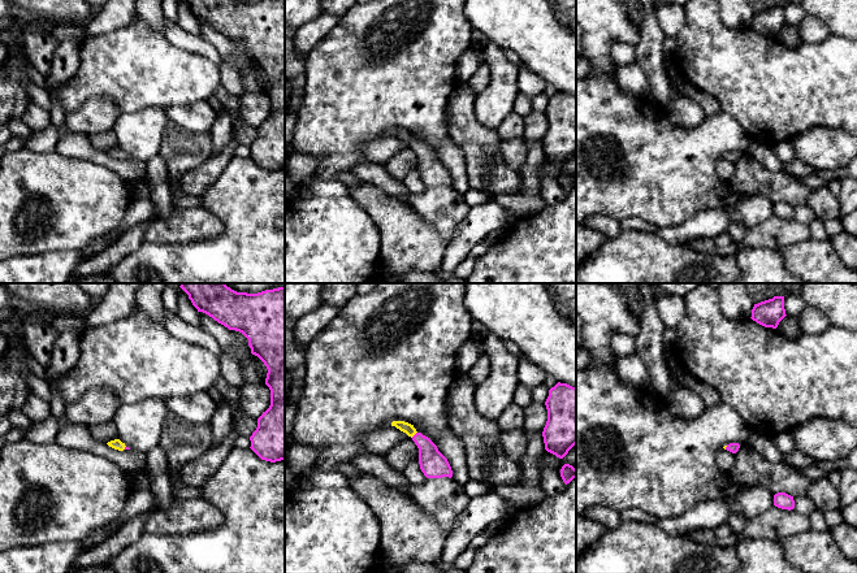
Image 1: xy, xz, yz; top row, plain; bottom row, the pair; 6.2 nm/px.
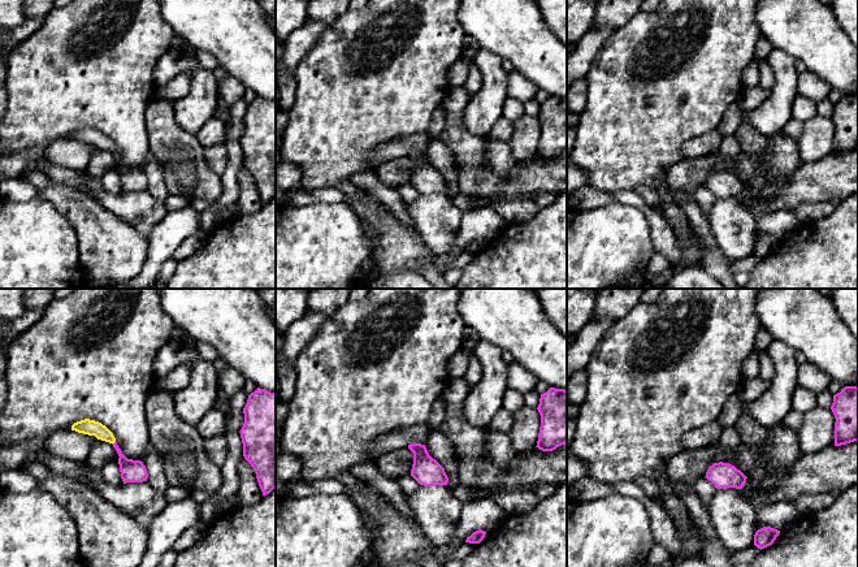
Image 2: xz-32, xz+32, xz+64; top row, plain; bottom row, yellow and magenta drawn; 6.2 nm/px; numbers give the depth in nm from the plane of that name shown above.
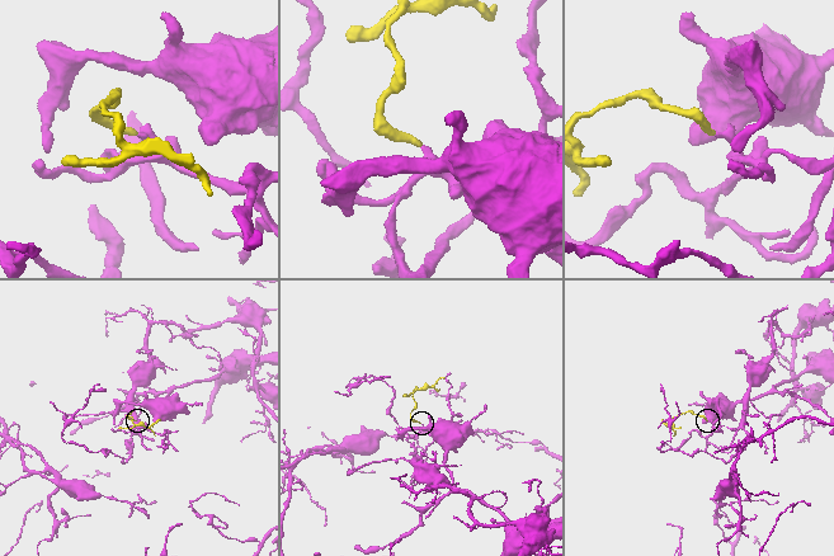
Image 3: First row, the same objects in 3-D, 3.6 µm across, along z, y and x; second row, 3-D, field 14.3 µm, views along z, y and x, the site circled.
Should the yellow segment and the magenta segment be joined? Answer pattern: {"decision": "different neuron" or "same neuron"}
{"decision": "same neuron"}

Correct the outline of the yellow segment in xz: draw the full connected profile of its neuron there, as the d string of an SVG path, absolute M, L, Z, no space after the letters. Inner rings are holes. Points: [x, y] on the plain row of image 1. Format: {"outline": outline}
{"outline": "M393 130L391 135L395 135L412 147L419 157L420 178L427 187L453 186L453 179L447 168L428 146L417 142L414 134L404 130Z"}

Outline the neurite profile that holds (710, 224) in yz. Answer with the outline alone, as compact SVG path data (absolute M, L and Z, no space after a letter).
M707 209L676 226L658 227L657 235L668 244L689 246L694 239L715 240L727 231L730 218L723 209Z

